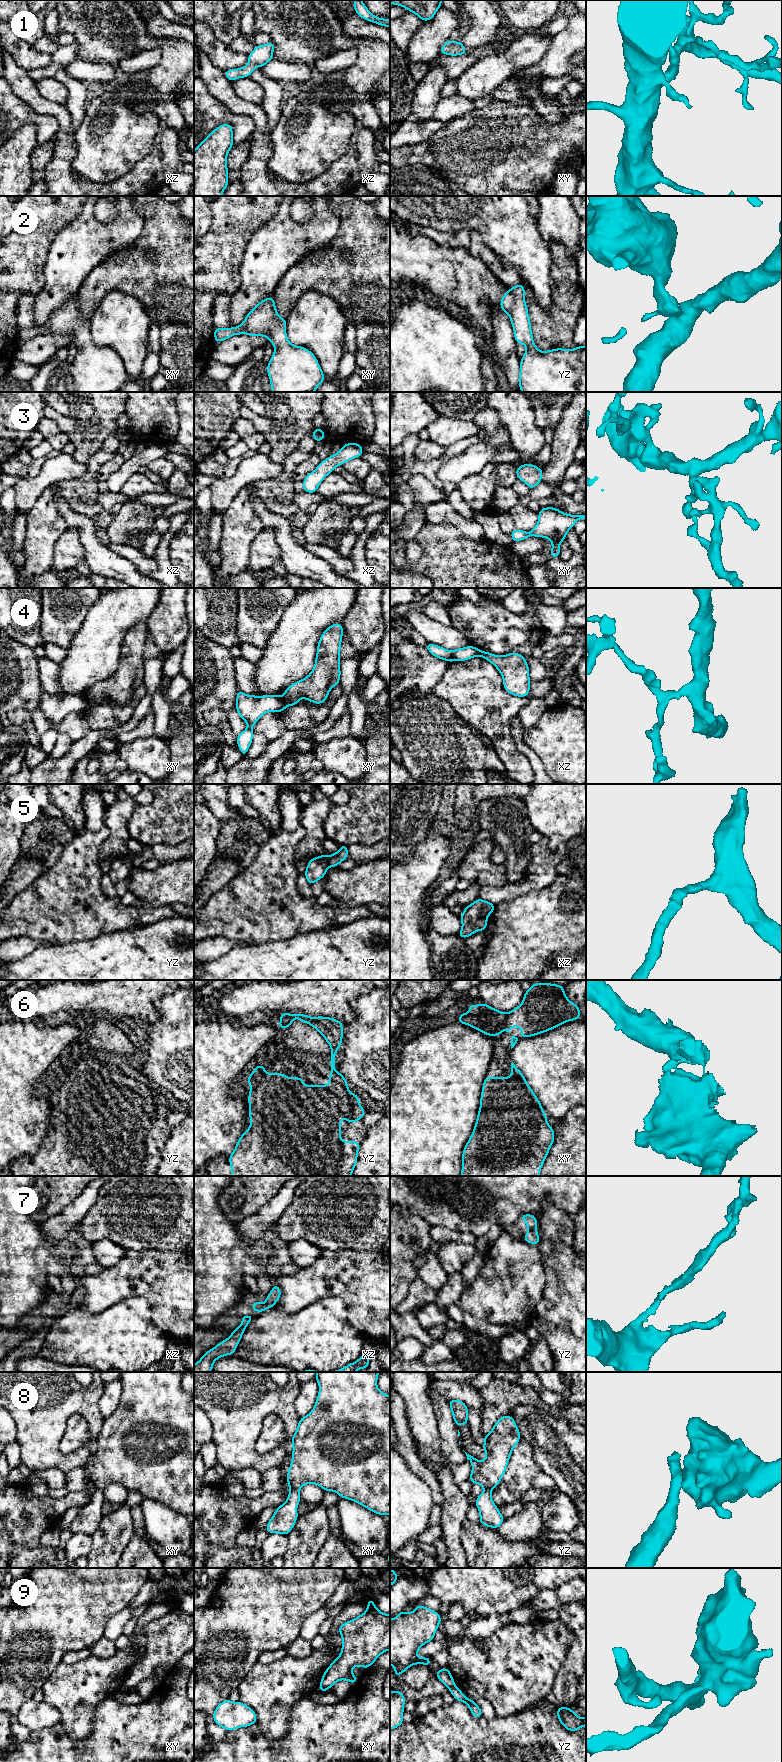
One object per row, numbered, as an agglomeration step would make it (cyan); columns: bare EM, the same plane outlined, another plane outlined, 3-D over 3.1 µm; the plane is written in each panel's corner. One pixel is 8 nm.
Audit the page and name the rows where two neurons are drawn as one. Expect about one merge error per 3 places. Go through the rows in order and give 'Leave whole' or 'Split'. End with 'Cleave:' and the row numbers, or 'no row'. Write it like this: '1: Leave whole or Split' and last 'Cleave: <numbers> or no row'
1: Leave whole
2: Leave whole
3: Leave whole
4: Split
5: Leave whole
6: Leave whole
7: Leave whole
8: Split
9: Split
Cleave: 4, 8, 9

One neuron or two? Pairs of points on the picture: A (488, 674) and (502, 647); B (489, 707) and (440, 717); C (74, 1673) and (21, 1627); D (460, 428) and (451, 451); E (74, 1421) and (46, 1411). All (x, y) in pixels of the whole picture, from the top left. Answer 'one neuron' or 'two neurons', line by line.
A: two neurons
B: two neurons
C: two neurons
D: two neurons
E: two neurons

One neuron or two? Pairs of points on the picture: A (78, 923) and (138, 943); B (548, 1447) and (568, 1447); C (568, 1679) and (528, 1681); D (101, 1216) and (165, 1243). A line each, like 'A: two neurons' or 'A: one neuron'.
A: two neurons
B: one neuron
C: two neurons
D: one neuron

